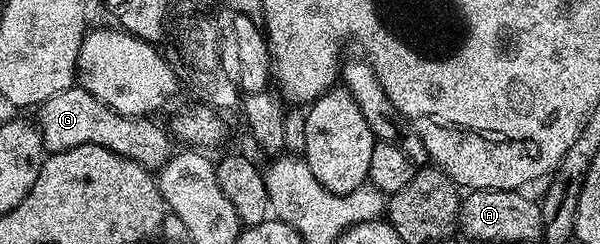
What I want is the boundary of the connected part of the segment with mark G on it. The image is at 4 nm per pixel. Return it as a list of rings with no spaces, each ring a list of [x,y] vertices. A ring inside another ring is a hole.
[[[77,84],[43,102],[37,107],[36,113],[36,125],[42,133],[42,142],[51,154],[76,148],[80,144],[100,144],[122,158],[145,166],[151,172],[161,170],[172,156],[172,138],[165,125],[157,126],[154,123],[157,121],[150,118],[129,118],[118,114]]]

